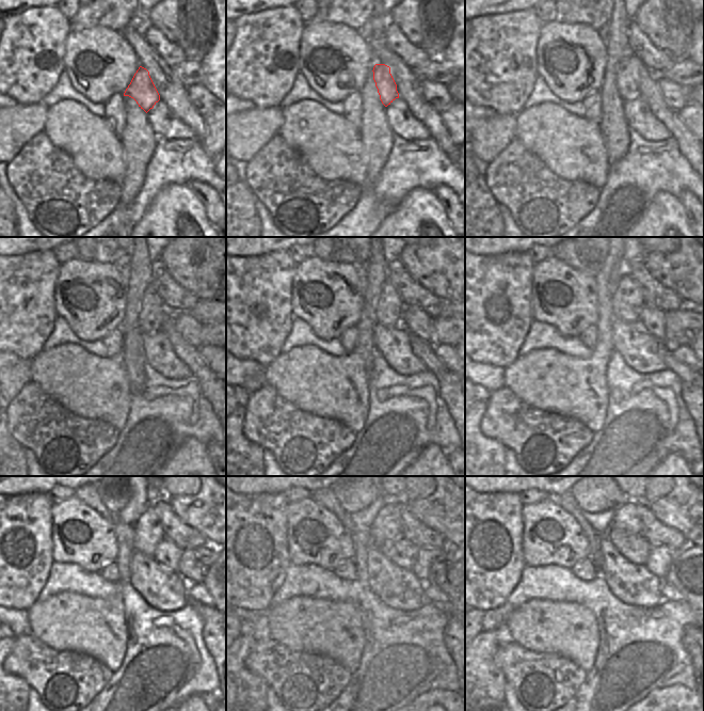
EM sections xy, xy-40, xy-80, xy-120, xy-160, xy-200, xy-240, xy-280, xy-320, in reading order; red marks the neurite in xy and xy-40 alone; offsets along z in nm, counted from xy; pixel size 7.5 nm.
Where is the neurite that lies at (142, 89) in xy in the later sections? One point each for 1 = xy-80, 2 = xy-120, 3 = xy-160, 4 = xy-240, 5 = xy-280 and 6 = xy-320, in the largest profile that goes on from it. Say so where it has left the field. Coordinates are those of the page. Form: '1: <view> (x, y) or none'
1: xy-80 (626, 84)
2: xy-120 (152, 314)
3: xy-160 (388, 313)
4: xy-240 (148, 533)
5: xy-280 (387, 524)
6: xy-320 (626, 518)

